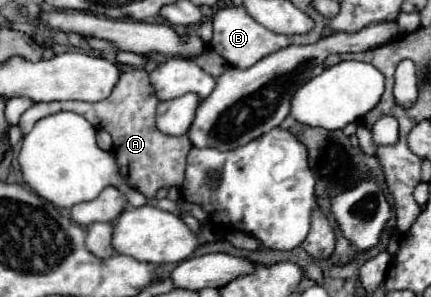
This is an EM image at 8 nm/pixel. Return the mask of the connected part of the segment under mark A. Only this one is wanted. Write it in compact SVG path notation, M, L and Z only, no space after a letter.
M134 69L122 75L118 87L114 87L110 99L98 103L82 103L82 101L52 101L52 103L34 103L28 111L22 113L18 127L26 135L42 117L72 111L88 119L96 129L104 129L112 135L112 153L116 157L118 173L132 187L142 191L146 197L154 199L156 191L166 187L182 187L186 173L186 155L194 147L188 137L170 137L158 131L154 125L158 97L150 83L150 77L144 69Z

